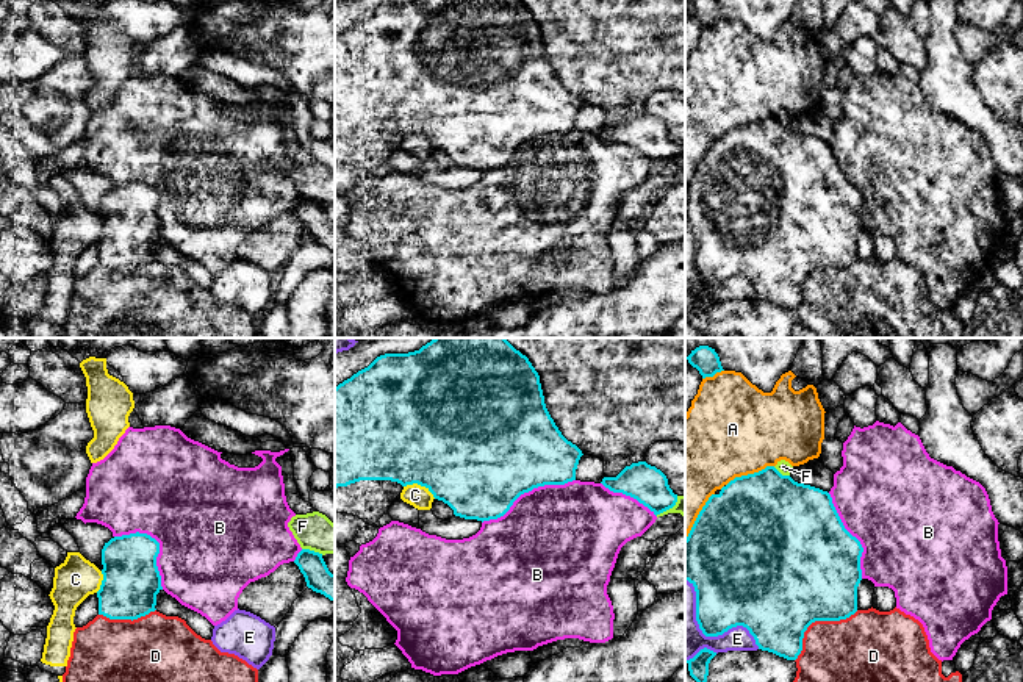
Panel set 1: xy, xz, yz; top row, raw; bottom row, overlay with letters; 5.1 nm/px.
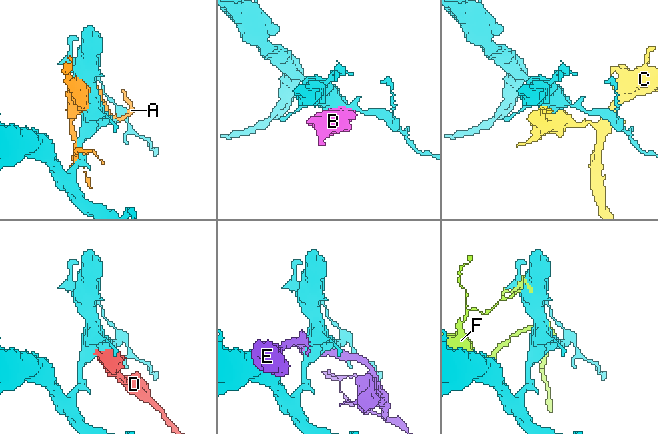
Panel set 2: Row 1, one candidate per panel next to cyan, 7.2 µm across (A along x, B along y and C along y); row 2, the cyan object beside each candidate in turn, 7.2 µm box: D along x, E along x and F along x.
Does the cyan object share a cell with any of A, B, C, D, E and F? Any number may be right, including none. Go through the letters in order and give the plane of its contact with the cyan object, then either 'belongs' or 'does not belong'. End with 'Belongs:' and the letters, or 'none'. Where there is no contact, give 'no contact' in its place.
A: contact in yz; does not belong
B: contact in xz; does not belong
C: contact in xz; does not belong
D: contact in yz; does not belong
E: contact in yz; does not belong
F: contact in yz; does not belong
Belongs: none

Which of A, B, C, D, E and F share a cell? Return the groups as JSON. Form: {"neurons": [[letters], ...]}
{"neurons": [["A"], ["B"], ["C"], ["D"], ["E"], ["F"]]}

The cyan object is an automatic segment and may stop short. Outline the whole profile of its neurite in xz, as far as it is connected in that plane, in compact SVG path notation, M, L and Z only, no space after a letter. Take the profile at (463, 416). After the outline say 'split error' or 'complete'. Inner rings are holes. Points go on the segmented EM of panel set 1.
M433 338L419 350L377 357L368 368L335 388L335 488L360 480L391 480L402 486L418 483L425 486L435 499L447 504L455 516L483 522L504 516L521 494L533 488L565 485L576 480L576 469L582 455L582 450L562 435L551 418L538 372L529 358L505 338Z; complete

